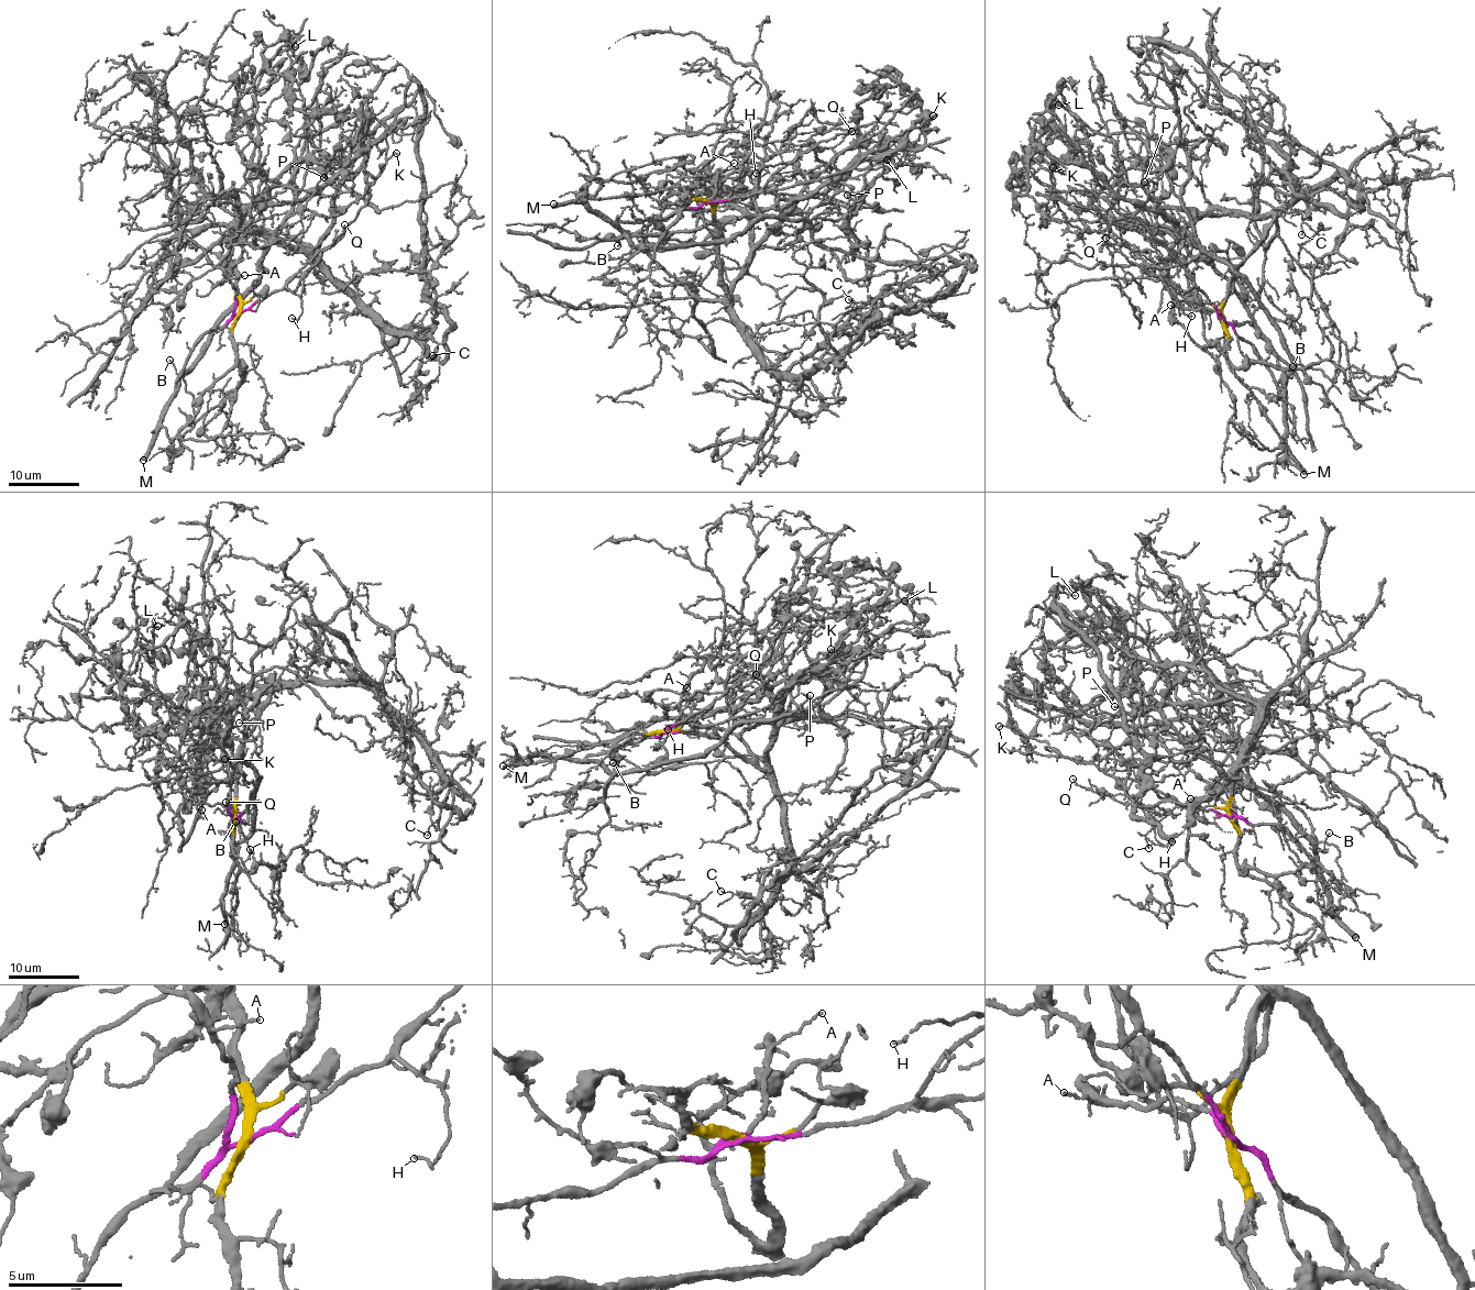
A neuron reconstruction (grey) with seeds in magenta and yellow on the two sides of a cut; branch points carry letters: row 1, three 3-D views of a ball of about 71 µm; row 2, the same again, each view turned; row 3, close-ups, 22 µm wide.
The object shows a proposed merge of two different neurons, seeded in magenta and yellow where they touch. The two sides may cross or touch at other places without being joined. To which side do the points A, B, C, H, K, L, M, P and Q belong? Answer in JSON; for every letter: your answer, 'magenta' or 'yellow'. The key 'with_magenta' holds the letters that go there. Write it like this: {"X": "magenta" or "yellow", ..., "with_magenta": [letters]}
{"A": "magenta", "B": "magenta", "C": "yellow", "H": "magenta", "K": "magenta", "L": "yellow", "M": "magenta", "P": "yellow", "Q": "magenta", "with_magenta": ["A", "B", "H", "K", "M", "Q"]}

